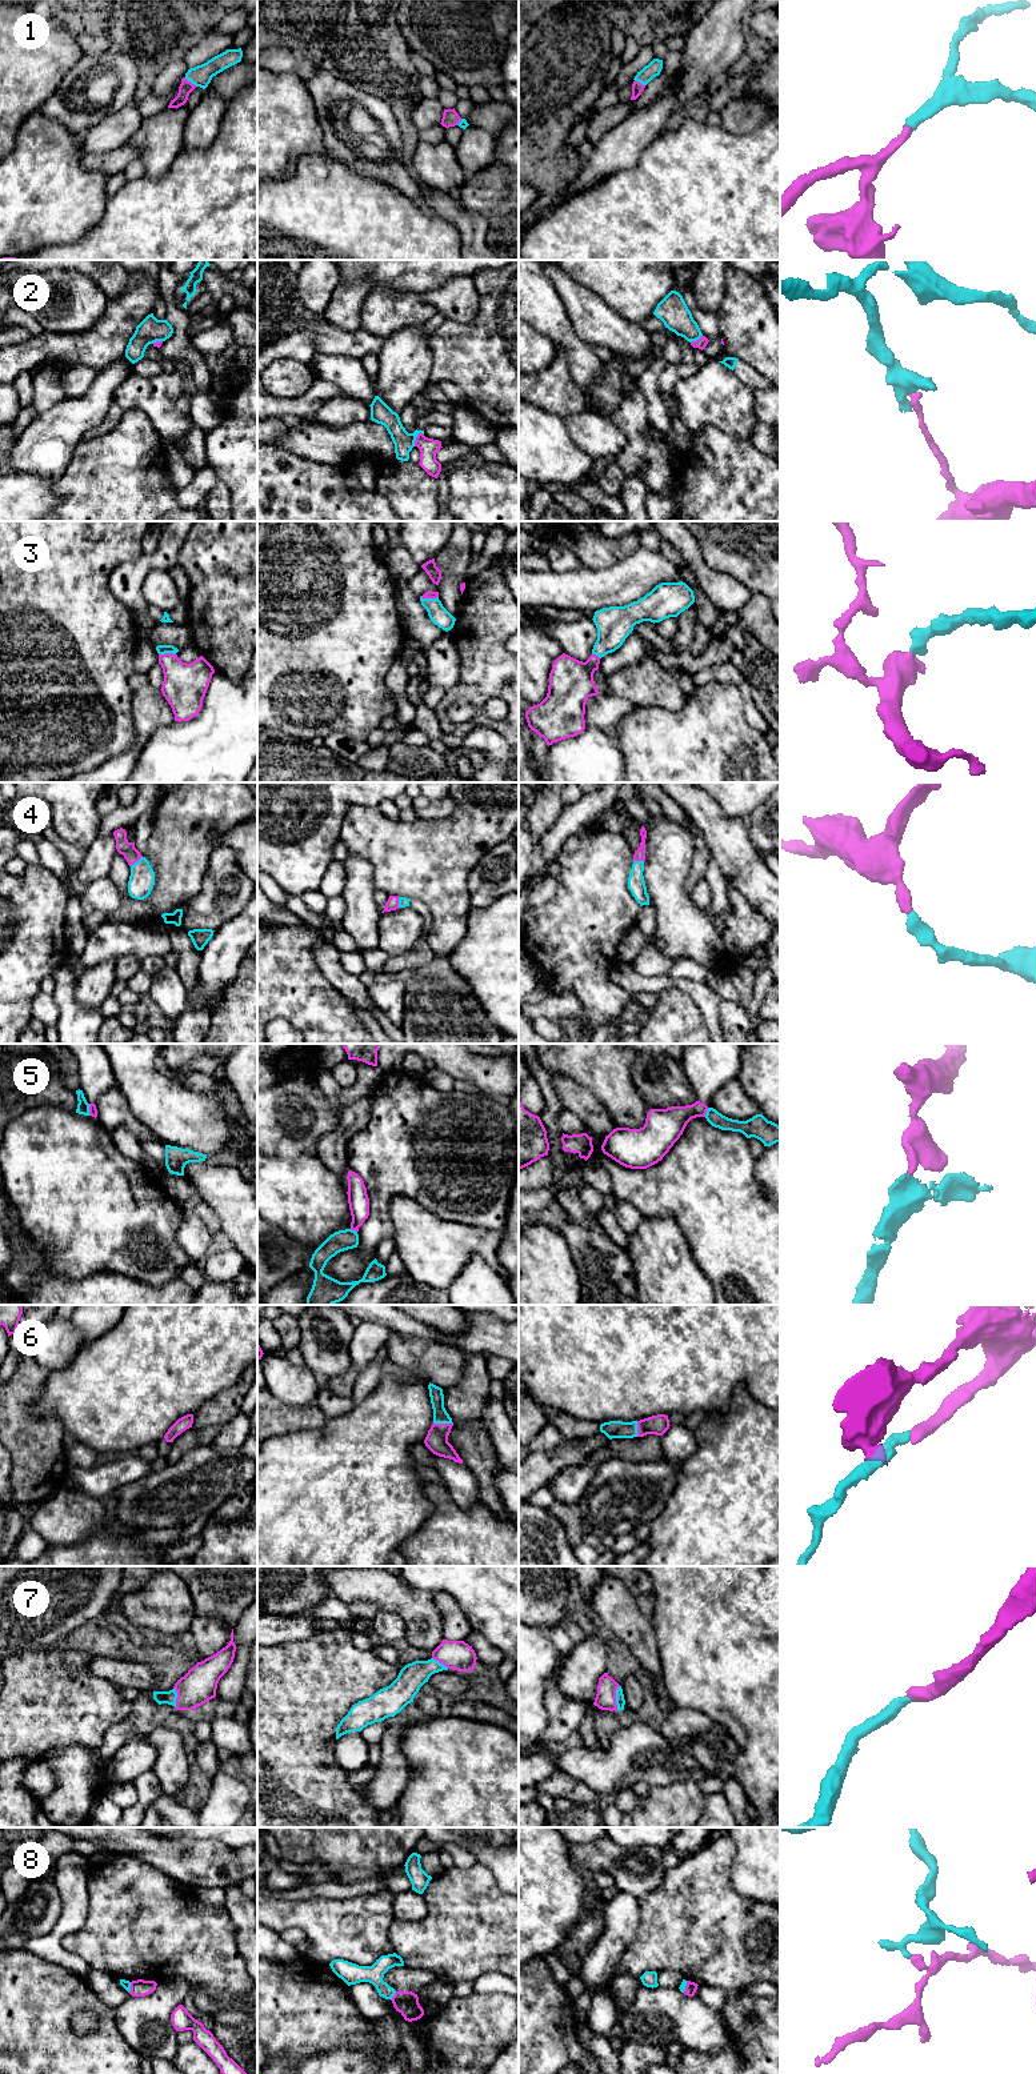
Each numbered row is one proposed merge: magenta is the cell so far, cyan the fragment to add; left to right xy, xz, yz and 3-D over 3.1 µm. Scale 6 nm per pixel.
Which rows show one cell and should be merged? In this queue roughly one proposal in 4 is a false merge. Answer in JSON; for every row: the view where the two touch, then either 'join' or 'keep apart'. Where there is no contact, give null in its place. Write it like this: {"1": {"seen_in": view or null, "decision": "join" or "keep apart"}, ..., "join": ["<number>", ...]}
{"1": {"seen_in": "xy", "decision": "join"}, "2": {"seen_in": "xz", "decision": "keep apart"}, "3": {"seen_in": "xz", "decision": "join"}, "4": {"seen_in": "xy", "decision": "join"}, "5": {"seen_in": "yz", "decision": "keep apart"}, "6": {"seen_in": "xz", "decision": "join"}, "7": {"seen_in": "yz", "decision": "join"}, "8": {"seen_in": "xz", "decision": "keep apart"}, "join": ["1", "3", "4", "6", "7"]}

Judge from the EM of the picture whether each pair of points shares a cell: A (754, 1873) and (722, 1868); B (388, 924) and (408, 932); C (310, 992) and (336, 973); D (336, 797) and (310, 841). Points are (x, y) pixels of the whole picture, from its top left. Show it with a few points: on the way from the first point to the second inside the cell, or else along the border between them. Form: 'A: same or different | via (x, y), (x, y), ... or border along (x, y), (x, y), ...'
A: different | border along (732, 1841), (735, 1857), (731, 1885), (746, 1897)
B: same | via (394, 927), (403, 929)
C: different | border along (312, 951), (322, 975), (348, 1001)
D: same | via (331, 808), (331, 815), (319, 831)

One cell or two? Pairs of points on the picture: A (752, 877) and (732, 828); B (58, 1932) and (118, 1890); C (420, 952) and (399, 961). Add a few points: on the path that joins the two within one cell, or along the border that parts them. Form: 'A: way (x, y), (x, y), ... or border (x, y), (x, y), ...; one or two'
A: way (742, 865), (732, 851), (732, 840); one
B: border (87, 1880), (87, 1918), (76, 1930), (66, 1934); two
C: way (415, 957), (404, 961); one

